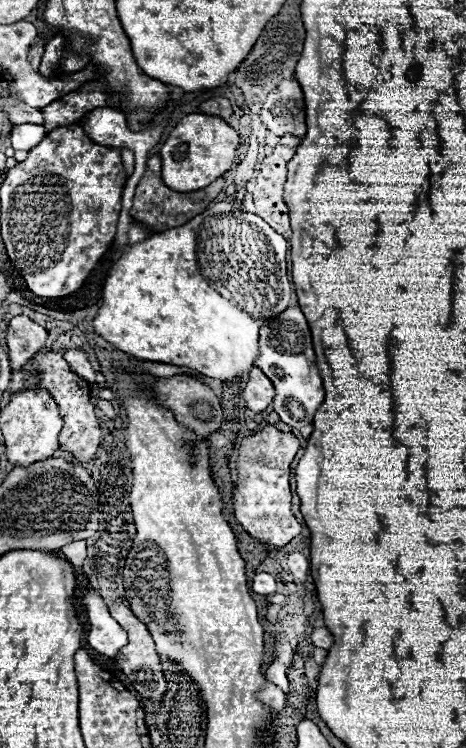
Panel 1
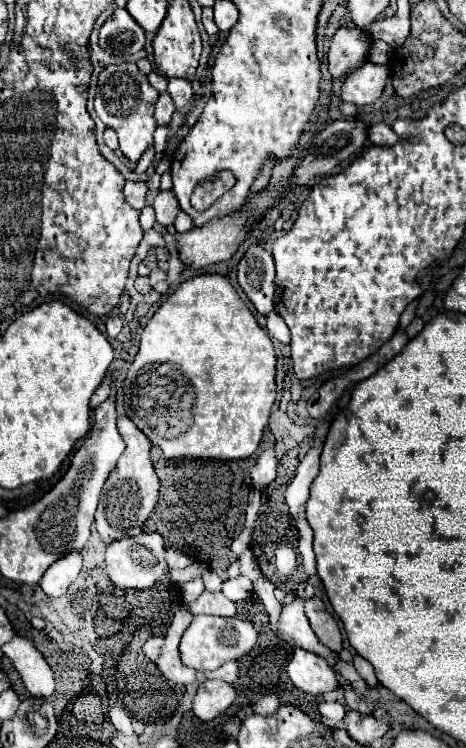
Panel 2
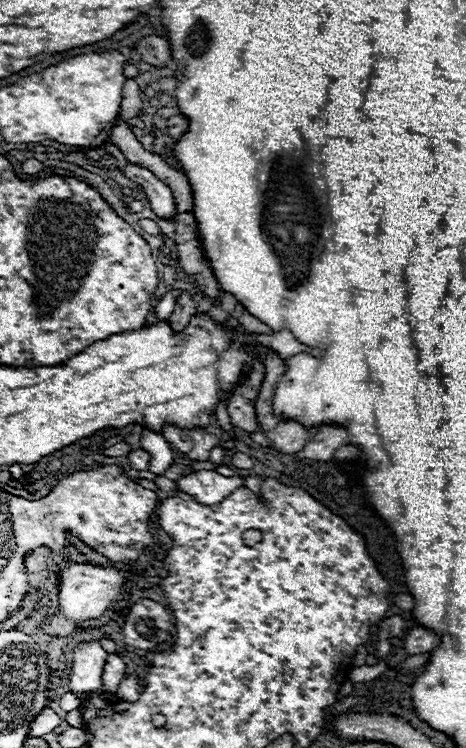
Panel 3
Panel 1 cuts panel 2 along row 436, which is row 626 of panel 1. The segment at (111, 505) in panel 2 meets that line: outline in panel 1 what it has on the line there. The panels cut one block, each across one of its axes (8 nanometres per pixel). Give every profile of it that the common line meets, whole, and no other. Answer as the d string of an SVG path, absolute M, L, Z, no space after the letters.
M118 598L116 602L112 602L110 606L110 614L116 618L116 622L128 632L130 636L130 642L124 646L124 650L120 650L120 654L116 656L116 664L120 666L120 670L126 674L126 678L132 682L132 686L136 688L136 692L140 692L140 696L144 698L150 698L150 700L156 700L160 702L162 694L166 692L166 680L164 680L164 674L162 674L162 668L160 668L160 656L156 654L156 648L154 648L154 642L152 642L152 636L148 632L148 628L132 614L132 608L130 608L130 602L126 598Z

